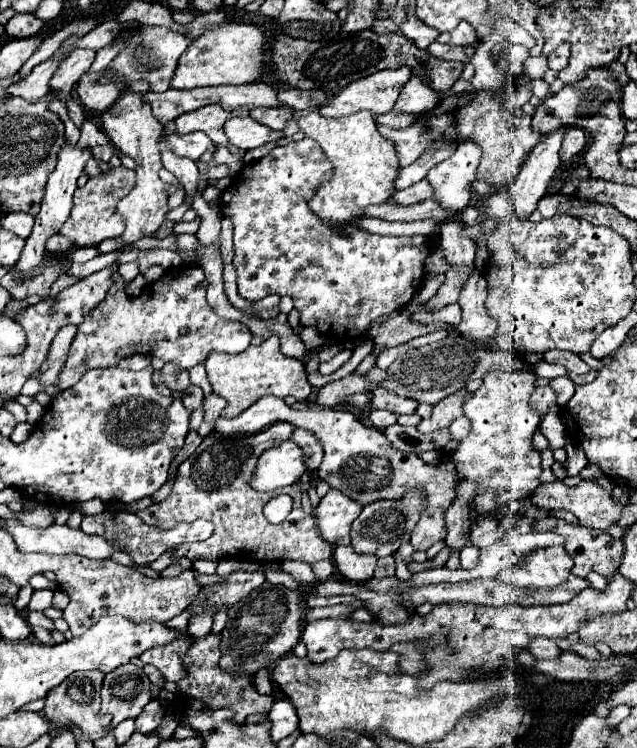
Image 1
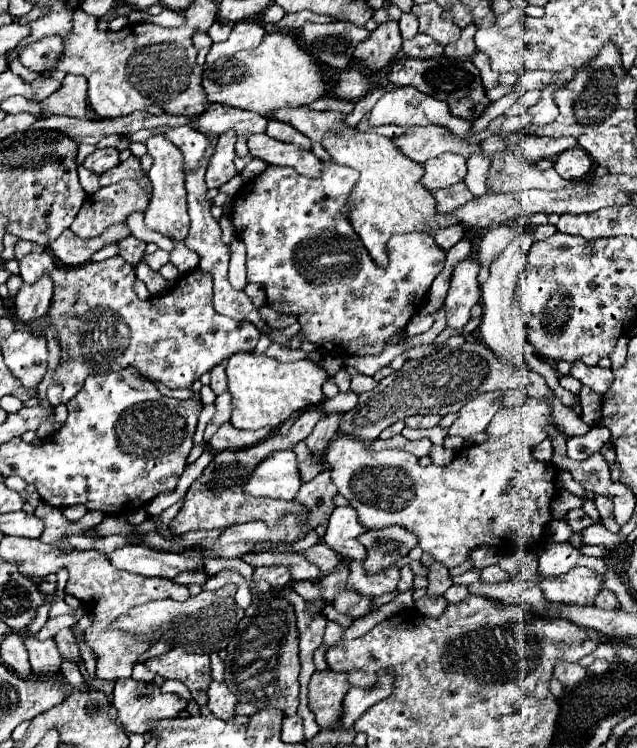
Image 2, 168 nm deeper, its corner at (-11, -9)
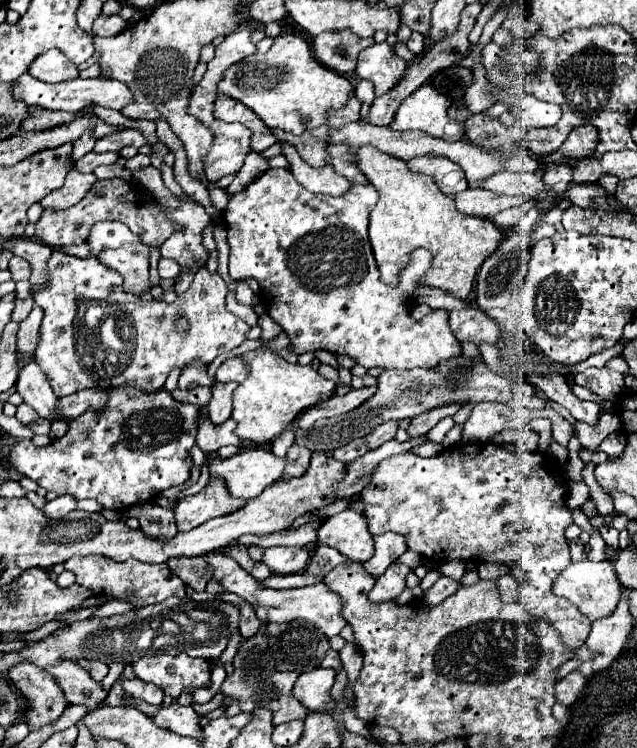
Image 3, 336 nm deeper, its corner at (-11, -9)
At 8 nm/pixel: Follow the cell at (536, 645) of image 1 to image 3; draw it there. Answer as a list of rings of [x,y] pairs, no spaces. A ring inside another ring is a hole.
[[[571,672],[571,674],[565,676],[563,680],[559,680],[559,682],[555,684],[557,702],[561,702],[561,704],[567,706],[567,708],[573,706],[573,704],[579,700],[583,688],[585,688],[585,682],[587,682],[587,678],[585,678],[581,672]]]

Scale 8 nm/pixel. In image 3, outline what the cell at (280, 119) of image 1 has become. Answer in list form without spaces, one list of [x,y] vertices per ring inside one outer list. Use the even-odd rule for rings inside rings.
[[[319,126],[315,130],[303,132],[301,136],[293,136],[287,134],[285,130],[273,130],[273,134],[277,136],[277,140],[281,142],[289,142],[291,146],[295,146],[299,150],[299,156],[313,168],[321,168],[329,164],[329,154],[327,154],[327,140],[329,140],[329,126]]]

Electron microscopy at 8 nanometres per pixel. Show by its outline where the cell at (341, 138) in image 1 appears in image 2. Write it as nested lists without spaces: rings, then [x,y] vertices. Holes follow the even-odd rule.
[[[355,128],[353,136],[349,138],[339,132],[325,134],[321,146],[335,162],[359,172],[359,180],[347,200],[347,218],[361,238],[363,246],[379,266],[387,264],[385,244],[393,234],[451,226],[451,218],[447,218],[445,214],[435,214],[435,200],[431,192],[419,186],[423,166],[405,156],[391,138],[379,136],[375,132],[361,132]]]

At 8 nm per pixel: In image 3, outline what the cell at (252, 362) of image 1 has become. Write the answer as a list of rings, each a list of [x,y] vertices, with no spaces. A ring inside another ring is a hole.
[[[259,348],[255,352],[247,352],[243,360],[251,366],[247,380],[233,394],[233,420],[237,422],[235,434],[241,440],[253,444],[265,444],[277,438],[287,426],[309,406],[327,400],[335,392],[335,382],[325,380],[311,366],[291,364],[283,360],[269,348]]]

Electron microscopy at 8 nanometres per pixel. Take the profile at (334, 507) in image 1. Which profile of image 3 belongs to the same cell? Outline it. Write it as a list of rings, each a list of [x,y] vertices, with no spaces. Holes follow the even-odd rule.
[[[351,508],[331,516],[317,534],[319,542],[327,542],[353,562],[367,562],[373,556],[373,536],[367,530],[367,520]]]

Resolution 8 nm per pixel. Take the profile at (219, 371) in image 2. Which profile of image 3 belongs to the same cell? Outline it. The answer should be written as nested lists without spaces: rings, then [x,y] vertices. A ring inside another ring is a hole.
[[[231,358],[217,368],[215,378],[219,382],[243,382],[243,378],[247,378],[247,370],[249,368],[241,358]]]

